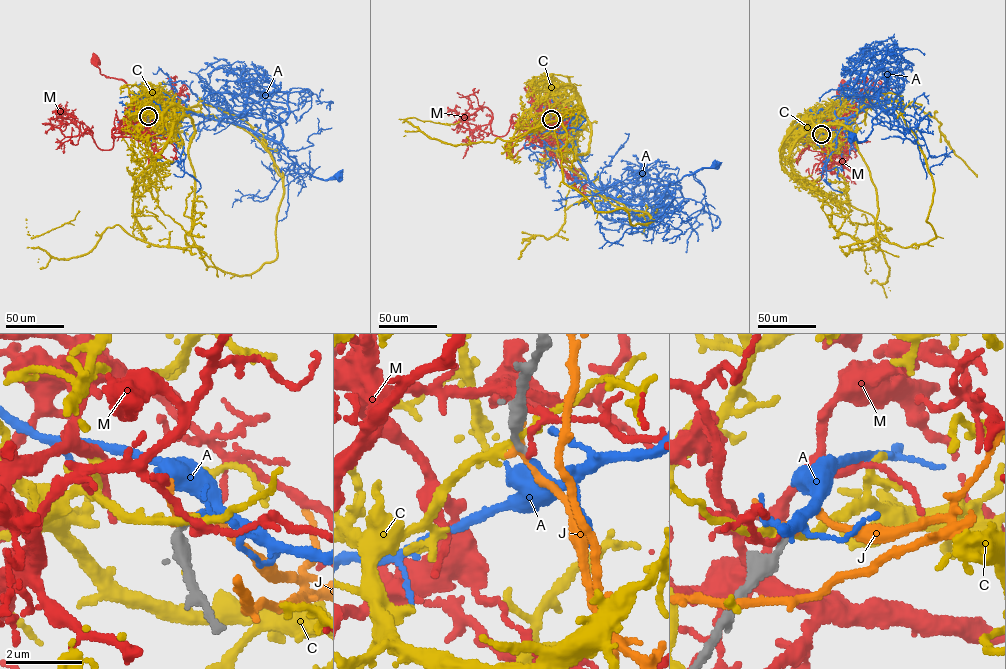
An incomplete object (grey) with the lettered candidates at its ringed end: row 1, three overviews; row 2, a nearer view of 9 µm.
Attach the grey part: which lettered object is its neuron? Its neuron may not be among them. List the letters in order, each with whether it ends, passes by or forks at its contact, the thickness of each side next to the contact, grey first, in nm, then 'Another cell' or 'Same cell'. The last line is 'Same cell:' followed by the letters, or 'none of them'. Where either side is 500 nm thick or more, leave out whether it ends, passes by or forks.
A: It passes by. Thickness 150 nm (grey) against 120 nm. Same cell
C: It passes by. Thickness 280 nm (grey) against 200 nm. Another cell
J: It passes by. Thickness 200 nm (grey) against 200 nm. Another cell
M: It passes by. Thickness 190 nm (grey) against 110 nm. Another cell
Same cell: A

